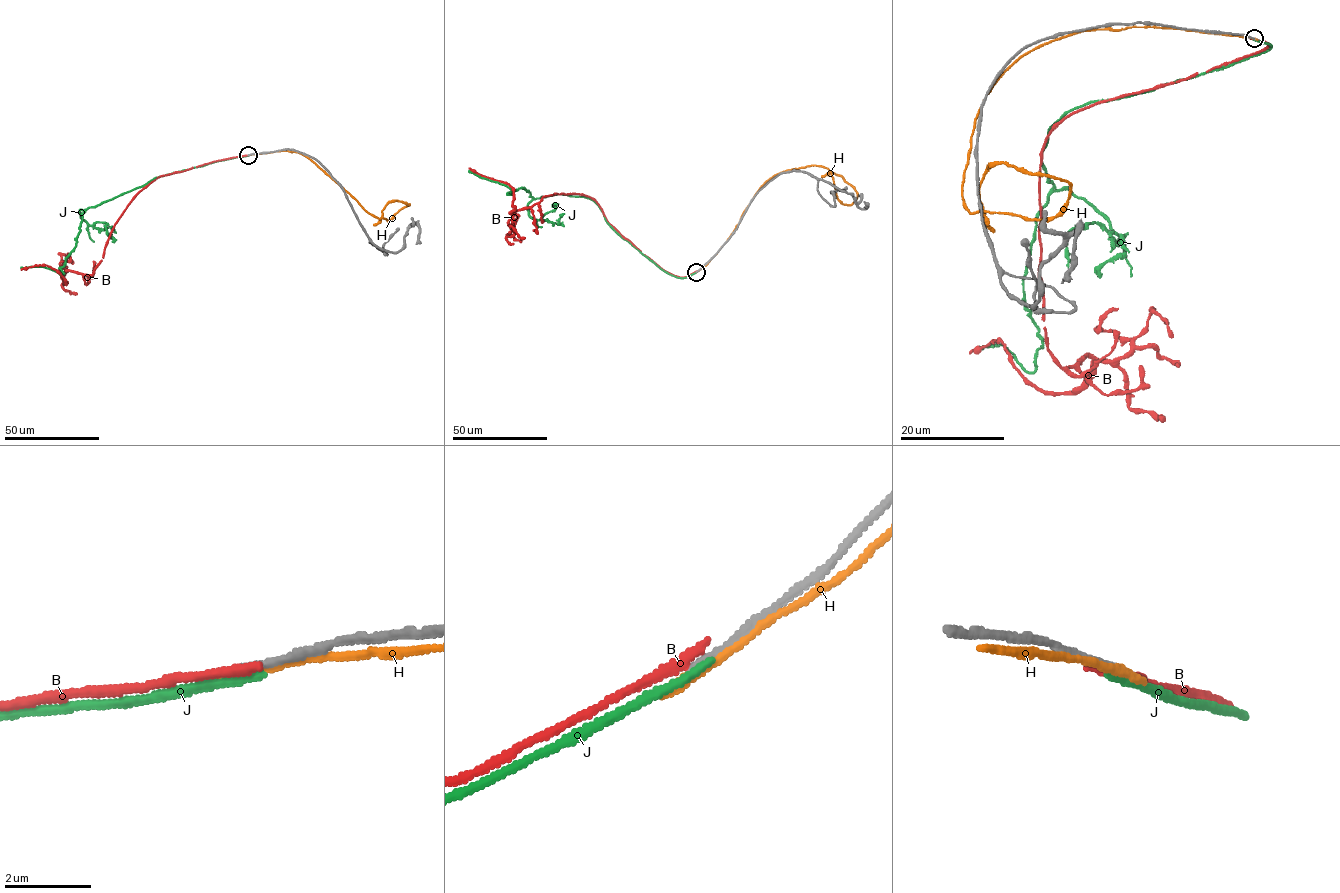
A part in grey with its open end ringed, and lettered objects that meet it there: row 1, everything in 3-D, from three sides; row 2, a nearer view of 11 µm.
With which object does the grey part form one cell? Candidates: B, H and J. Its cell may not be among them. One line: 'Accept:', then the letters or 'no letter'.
Accept: no letter

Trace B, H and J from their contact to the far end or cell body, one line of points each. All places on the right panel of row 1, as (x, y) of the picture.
B: (1253, 38), (1050, 132), (1045, 338), (1088, 378), (1043, 393), (996, 340), (969, 353)
H: (1250, 37), (1086, 29), (1025, 52), (986, 94), (974, 123), (965, 207), (1051, 219), (1071, 187), (1056, 179)
J: (1253, 38), (1270, 47), (1048, 129), (1054, 188), (1024, 278), (1035, 369), (977, 347)

